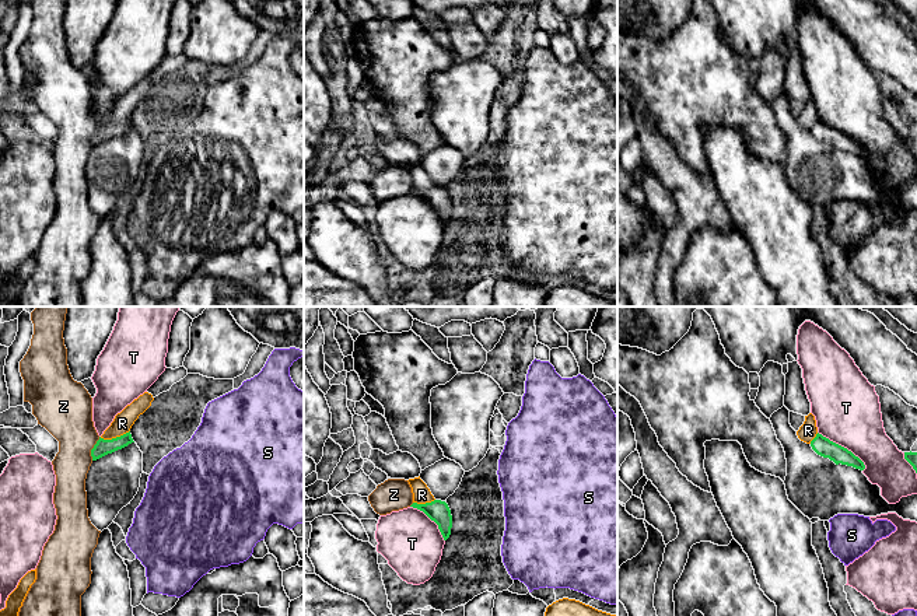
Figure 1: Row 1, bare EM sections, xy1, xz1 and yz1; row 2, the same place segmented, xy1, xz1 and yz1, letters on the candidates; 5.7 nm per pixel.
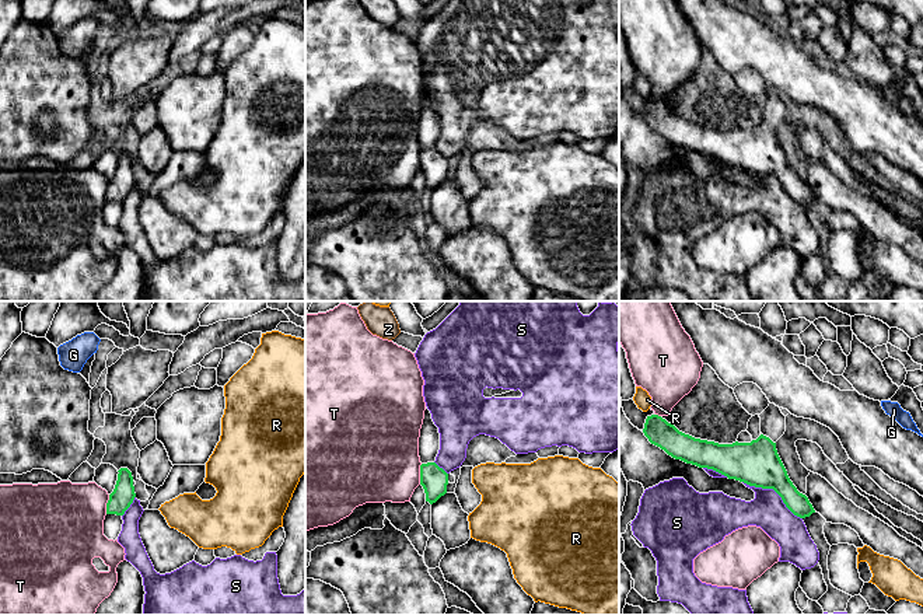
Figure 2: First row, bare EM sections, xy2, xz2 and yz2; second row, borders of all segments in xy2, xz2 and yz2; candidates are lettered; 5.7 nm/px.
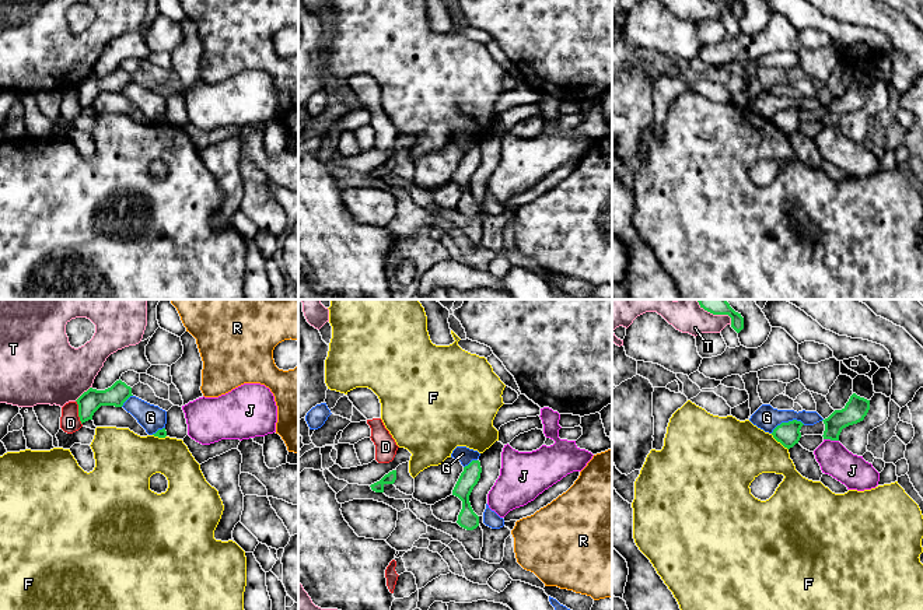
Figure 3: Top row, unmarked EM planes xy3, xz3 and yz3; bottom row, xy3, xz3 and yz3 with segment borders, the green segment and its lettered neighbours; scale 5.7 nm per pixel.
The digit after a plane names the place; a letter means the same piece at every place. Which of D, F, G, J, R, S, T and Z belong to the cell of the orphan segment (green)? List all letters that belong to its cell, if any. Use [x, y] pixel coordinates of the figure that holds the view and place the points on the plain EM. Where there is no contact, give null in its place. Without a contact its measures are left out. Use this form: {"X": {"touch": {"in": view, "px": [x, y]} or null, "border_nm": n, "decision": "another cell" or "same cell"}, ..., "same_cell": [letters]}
{"D": {"touch": {"in": "xy3", "px": [79, 100]}, "border_nm": 150, "decision": "another cell"}, "F": {"touch": {"in": "yz3", "px": [779, 128]}, "border_nm": 140, "decision": "another cell"}, "G": {"touch": {"in": "yz3", "px": [789, 108]}, "border_nm": 200, "decision": "another cell"}, "J": {"touch": {"in": "yz3", "px": [831, 126]}, "border_nm": 90, "decision": "another cell"}, "R": {"touch": {"in": "xy1", "px": [114, 125]}, "border_nm": 180, "decision": "another cell"}, "S": {"touch": {"in": "yz2", "px": [773, 175]}, "border_nm": 400, "decision": "another cell"}, "T": {"touch": {"in": "yz1", "px": [843, 133]}, "border_nm": 360, "decision": "another cell"}, "Z": {"touch": {"in": "xy1", "px": [93, 135]}, "border_nm": 140, "decision": "another cell"}, "same_cell": []}

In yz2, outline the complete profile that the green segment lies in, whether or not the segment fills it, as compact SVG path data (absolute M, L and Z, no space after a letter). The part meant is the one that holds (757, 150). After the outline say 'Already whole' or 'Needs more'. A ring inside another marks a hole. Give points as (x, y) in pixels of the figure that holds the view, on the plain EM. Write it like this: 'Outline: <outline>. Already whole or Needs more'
Outline: M769 90L759 104L762 120L751 129L719 130L695 125L658 101L647 102L643 119L672 144L749 172L773 175L794 202L810 203L815 196L790 167L776 136L776 127L786 118L786 102L779 92Z. Needs more

